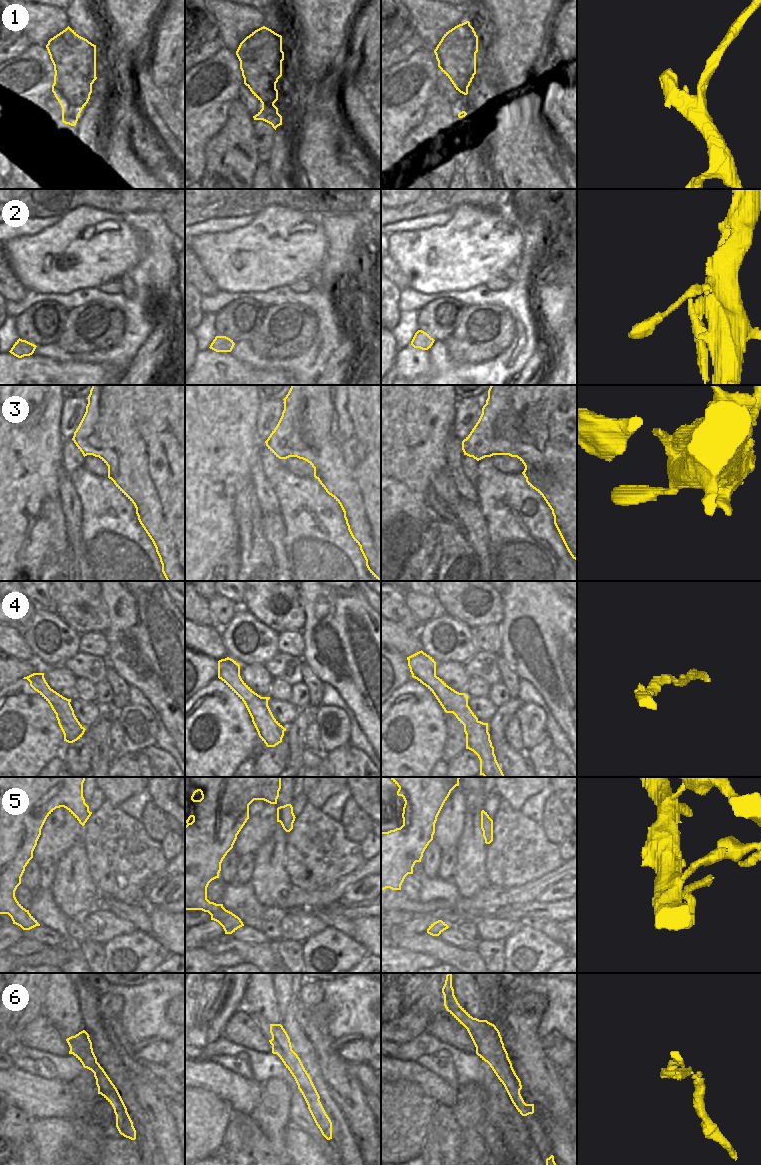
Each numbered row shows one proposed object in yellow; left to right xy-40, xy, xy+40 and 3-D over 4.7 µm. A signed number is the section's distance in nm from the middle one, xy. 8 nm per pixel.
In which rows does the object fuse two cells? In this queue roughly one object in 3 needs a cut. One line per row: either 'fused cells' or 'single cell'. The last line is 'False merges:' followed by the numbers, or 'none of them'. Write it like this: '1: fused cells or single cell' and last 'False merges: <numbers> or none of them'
1: fused cells
2: single cell
3: single cell
4: single cell
5: single cell
6: single cell
False merges: 1

